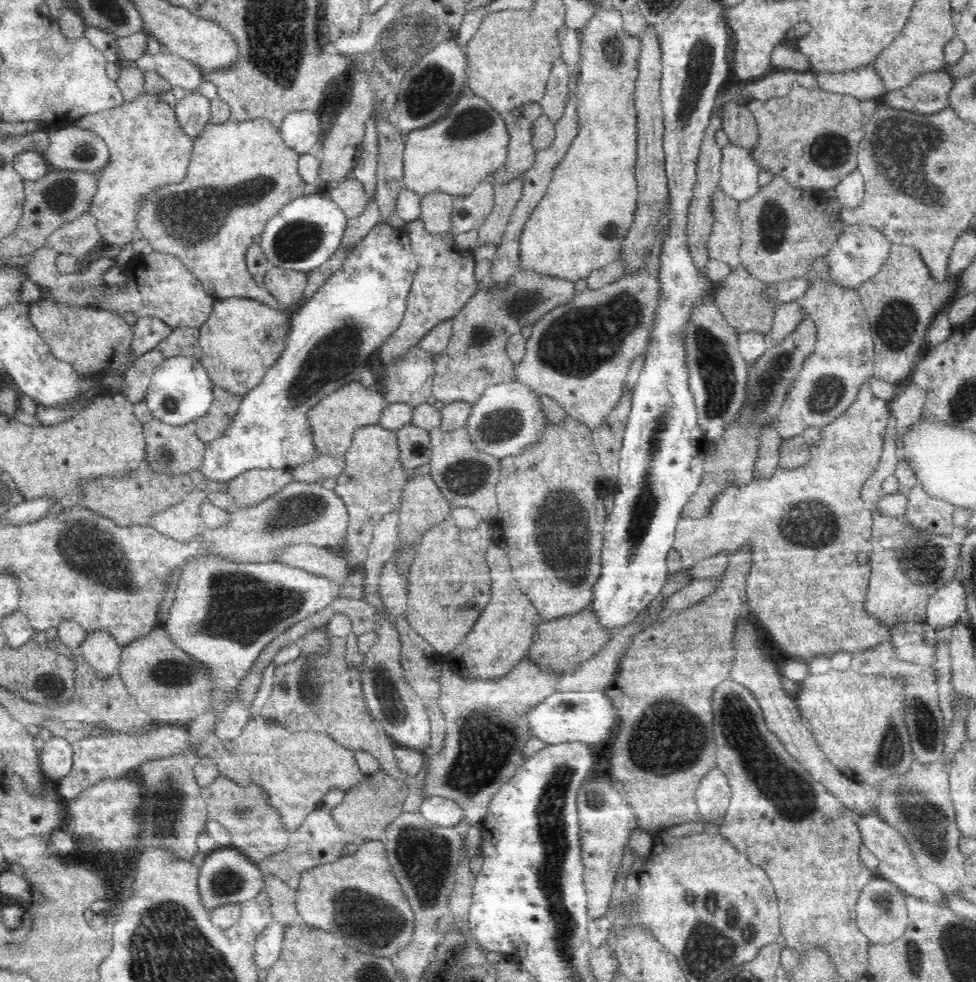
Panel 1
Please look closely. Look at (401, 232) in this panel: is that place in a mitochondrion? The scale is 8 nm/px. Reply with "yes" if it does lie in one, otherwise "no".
no

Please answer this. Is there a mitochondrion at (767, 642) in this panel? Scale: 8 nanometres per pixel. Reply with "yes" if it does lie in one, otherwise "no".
no

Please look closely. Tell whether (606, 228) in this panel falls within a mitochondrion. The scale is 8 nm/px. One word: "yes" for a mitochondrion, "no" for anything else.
yes

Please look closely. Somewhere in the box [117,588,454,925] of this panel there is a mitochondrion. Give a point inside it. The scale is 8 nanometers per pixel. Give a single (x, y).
(424, 858)

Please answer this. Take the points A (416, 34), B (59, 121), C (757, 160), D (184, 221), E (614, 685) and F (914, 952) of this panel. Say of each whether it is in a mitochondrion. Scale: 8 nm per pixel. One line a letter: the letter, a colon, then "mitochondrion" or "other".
A: mitochondrion
B: other
C: other
D: mitochondrion
E: other
F: mitochondrion

